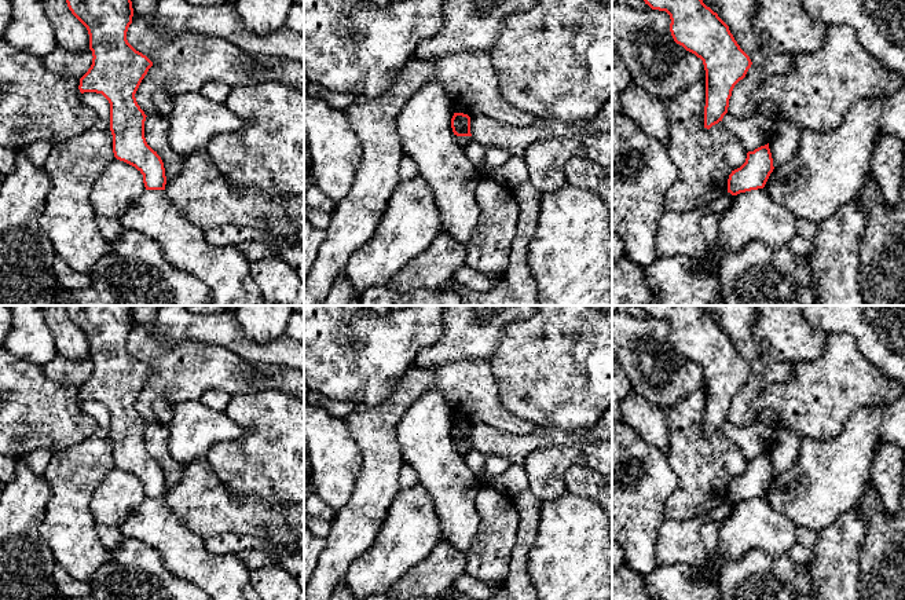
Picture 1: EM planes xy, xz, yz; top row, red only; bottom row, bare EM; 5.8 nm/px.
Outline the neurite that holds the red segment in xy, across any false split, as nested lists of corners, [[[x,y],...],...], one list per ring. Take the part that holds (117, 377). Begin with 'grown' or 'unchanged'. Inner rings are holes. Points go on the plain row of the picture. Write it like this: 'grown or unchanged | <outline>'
unchanged | [[[66,306],[72,322],[87,336],[92,373],[78,398],[102,402],[110,411],[113,461],[143,483],[146,498],[165,498],[161,465],[146,450],[146,422],[135,402],[153,370],[127,348],[131,306]]]

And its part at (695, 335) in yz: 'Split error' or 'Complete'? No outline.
Complete

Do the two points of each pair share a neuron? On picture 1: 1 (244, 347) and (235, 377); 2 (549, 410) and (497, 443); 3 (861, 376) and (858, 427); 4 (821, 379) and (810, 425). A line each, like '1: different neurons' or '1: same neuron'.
1: different neurons
2: different neurons
3: different neurons
4: same neuron

